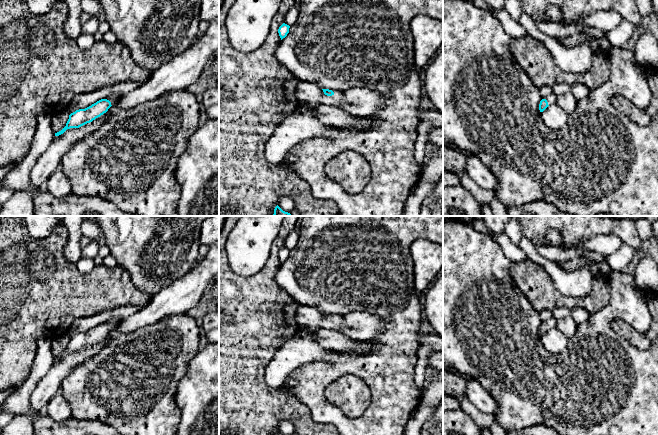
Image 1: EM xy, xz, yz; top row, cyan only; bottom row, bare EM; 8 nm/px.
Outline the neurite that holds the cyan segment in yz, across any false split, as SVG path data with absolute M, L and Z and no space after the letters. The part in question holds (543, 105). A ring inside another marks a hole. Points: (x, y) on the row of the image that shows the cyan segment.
M554 93L549 94L547 97L543 98L539 104L540 112L543 112L549 105L556 103L556 95Z

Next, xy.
M112 94L106 99L101 99L96 103L85 109L79 109L69 115L66 126L55 136L63 134L67 129L79 128L87 123L92 122L108 111L108 109L115 105L123 96L121 94Z

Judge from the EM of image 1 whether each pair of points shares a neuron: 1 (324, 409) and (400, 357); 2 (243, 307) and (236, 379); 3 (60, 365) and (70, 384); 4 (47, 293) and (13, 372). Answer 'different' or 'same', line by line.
1: same
2: same
3: different
4: same

